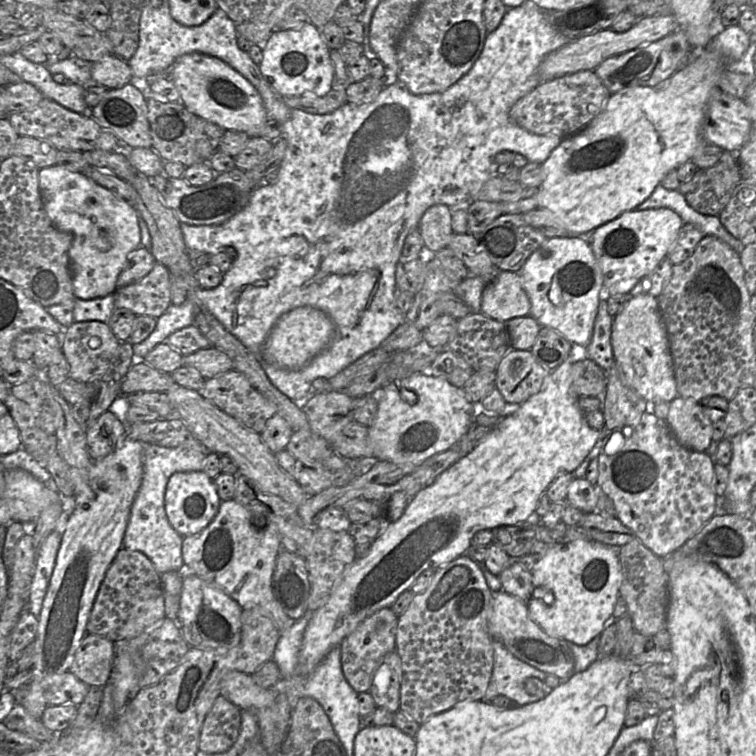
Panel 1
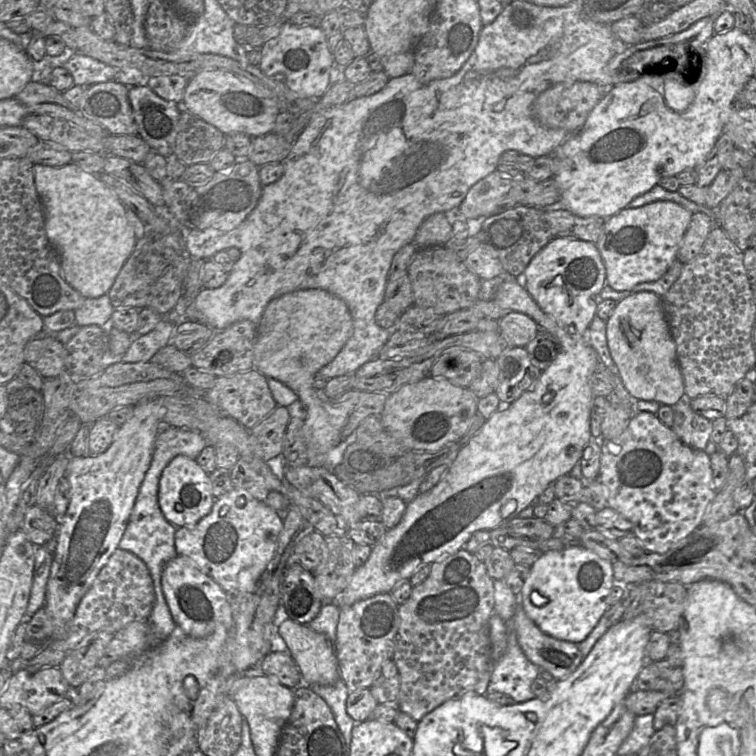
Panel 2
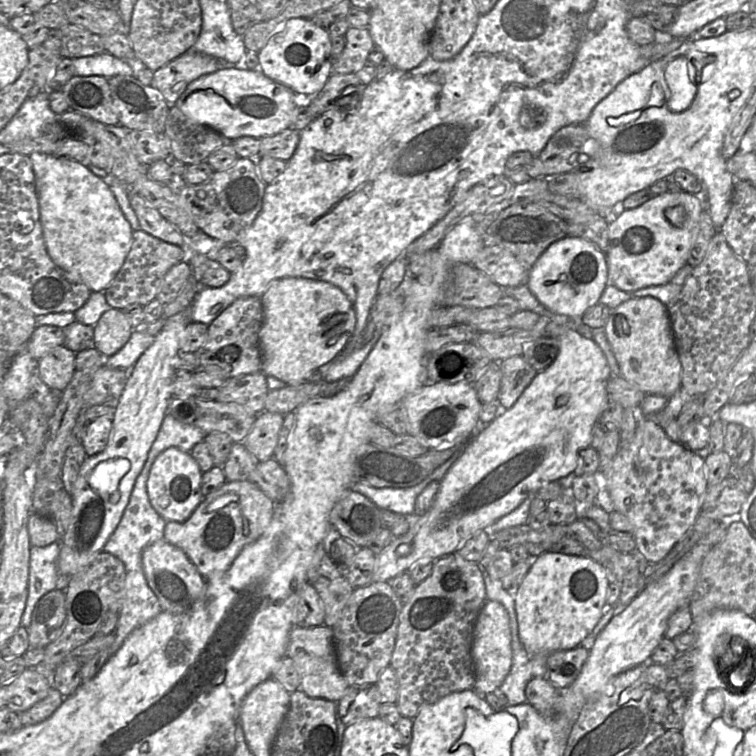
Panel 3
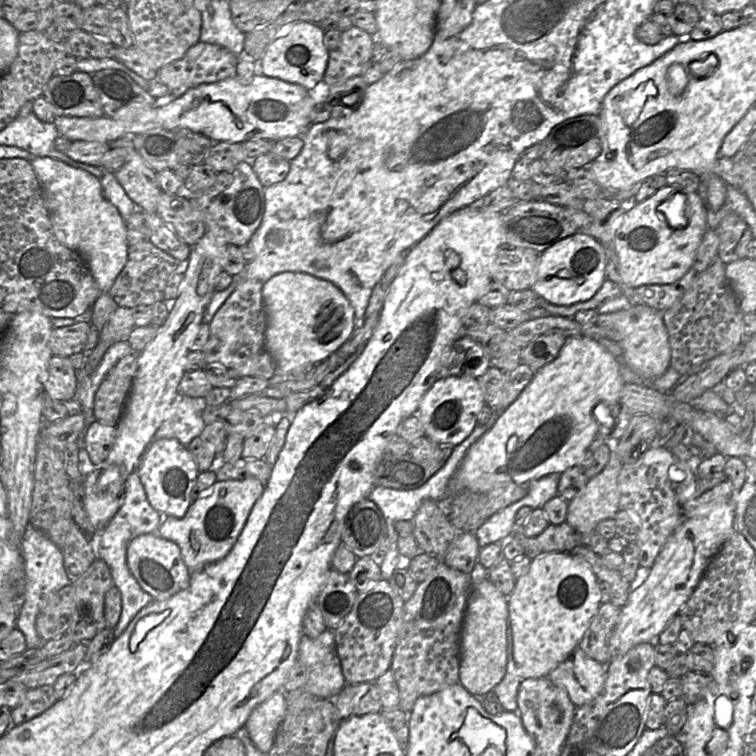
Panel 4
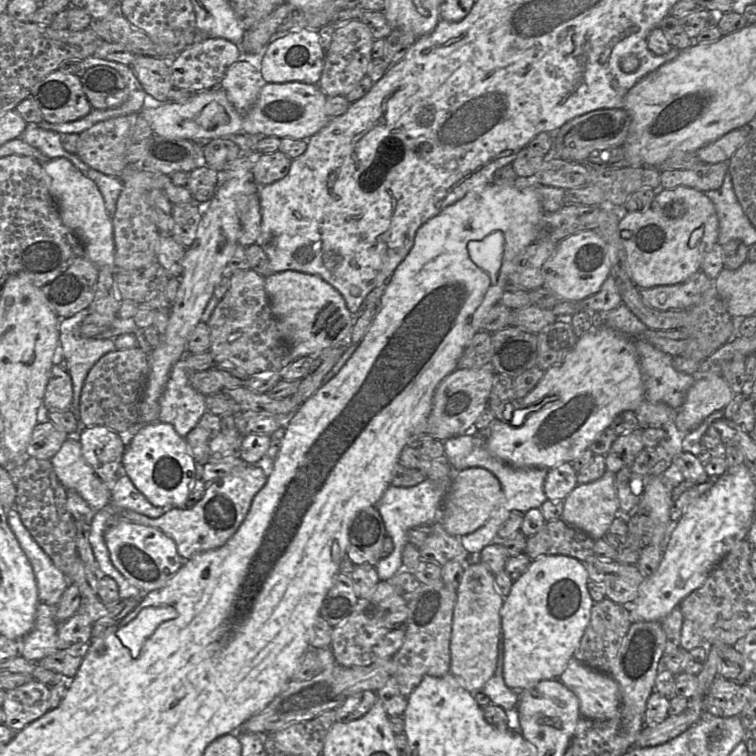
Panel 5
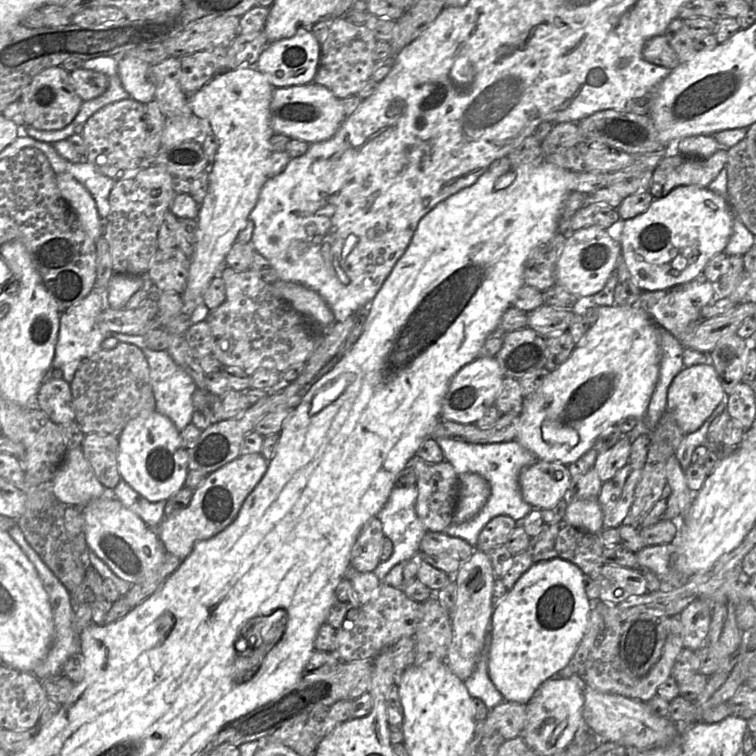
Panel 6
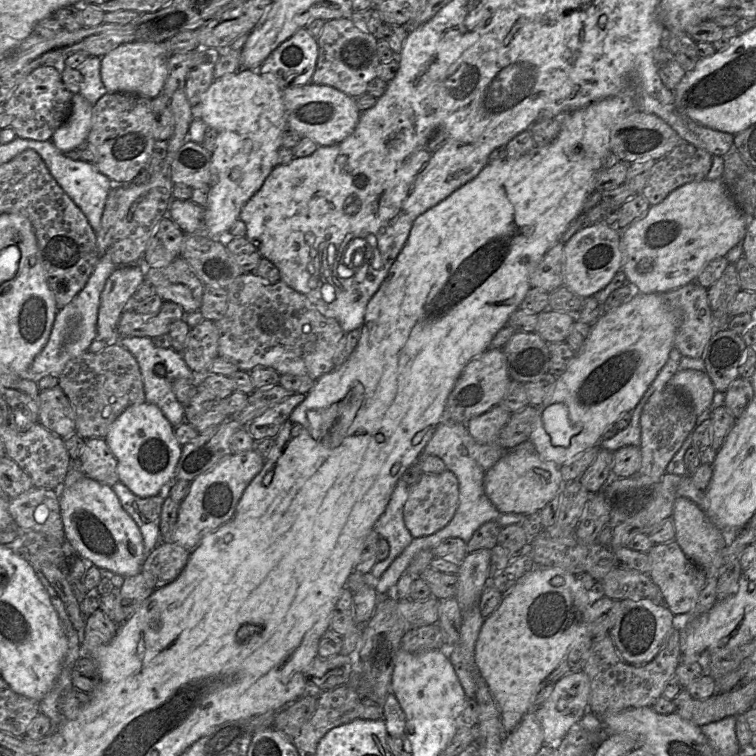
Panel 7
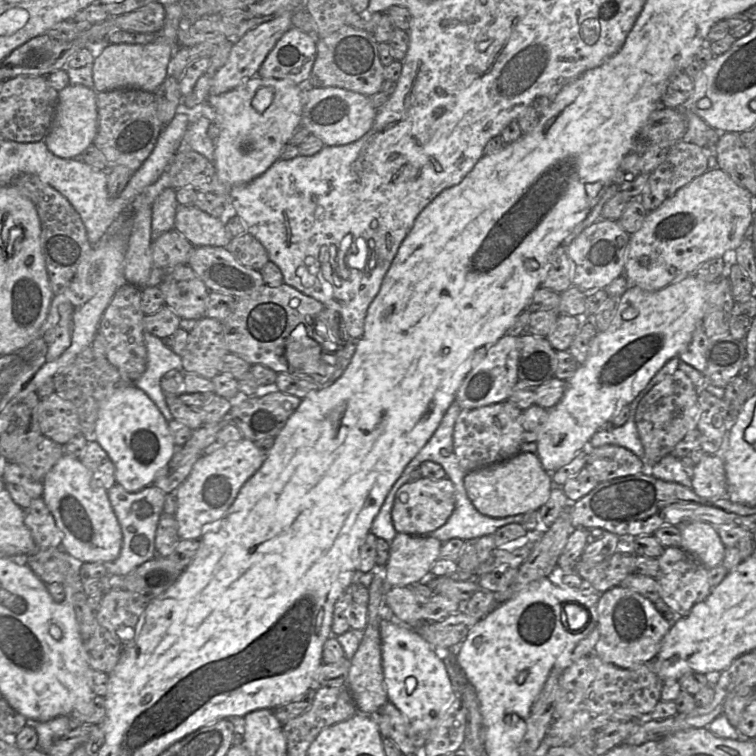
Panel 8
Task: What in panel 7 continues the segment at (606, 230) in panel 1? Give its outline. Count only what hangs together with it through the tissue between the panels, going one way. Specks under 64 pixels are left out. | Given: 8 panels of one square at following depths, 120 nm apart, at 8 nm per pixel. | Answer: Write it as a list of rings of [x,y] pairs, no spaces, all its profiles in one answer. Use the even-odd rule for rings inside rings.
[[[722,178],[716,180],[704,179],[690,182],[672,191],[662,202],[650,206],[648,211],[638,220],[634,221],[626,229],[621,231],[622,242],[622,269],[627,275],[628,283],[633,284],[640,293],[666,293],[668,291],[685,286],[697,279],[701,270],[712,260],[718,257],[725,257],[728,251],[736,244],[743,241],[748,228],[747,219],[741,209],[735,203]]]

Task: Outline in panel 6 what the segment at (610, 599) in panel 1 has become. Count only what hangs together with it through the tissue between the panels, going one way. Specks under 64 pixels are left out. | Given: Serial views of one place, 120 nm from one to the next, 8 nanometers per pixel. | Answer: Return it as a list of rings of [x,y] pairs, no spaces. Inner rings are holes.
[[[554,558],[534,563],[518,579],[514,587],[495,605],[490,622],[491,643],[488,652],[488,674],[492,683],[501,693],[505,701],[527,704],[543,682],[556,677],[557,674],[568,665],[587,630],[591,610],[590,600],[584,589],[584,574],[578,566],[569,561]]]

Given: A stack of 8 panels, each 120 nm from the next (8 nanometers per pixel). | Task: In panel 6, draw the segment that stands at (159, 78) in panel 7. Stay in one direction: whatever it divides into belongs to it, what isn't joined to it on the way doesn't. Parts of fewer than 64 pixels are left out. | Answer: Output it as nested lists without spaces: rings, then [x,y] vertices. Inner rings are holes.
[[[133,57],[118,58],[118,76],[123,88],[130,98],[147,104],[154,99],[155,86],[149,80],[150,65],[145,61]]]

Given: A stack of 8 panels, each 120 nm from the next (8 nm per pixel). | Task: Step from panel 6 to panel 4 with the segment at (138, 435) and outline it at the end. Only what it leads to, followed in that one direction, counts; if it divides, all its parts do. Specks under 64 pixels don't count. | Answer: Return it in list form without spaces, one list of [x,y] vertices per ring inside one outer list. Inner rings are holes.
[[[173,438],[152,441],[137,467],[147,499],[151,506],[164,515],[182,518],[192,503],[192,490],[199,474],[198,466],[188,447]]]

